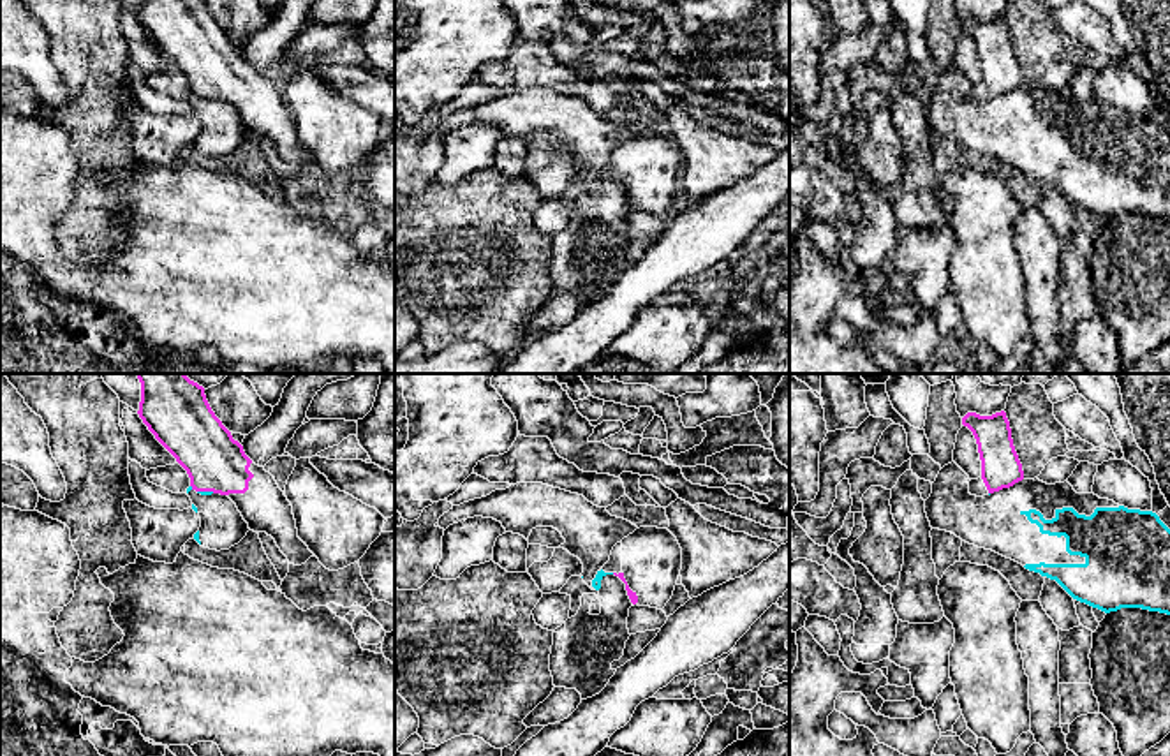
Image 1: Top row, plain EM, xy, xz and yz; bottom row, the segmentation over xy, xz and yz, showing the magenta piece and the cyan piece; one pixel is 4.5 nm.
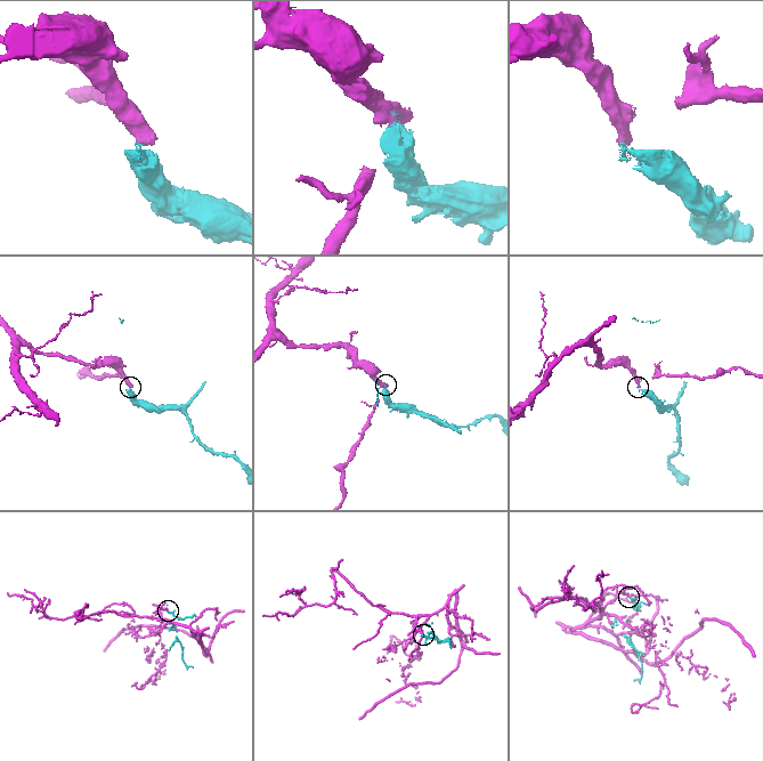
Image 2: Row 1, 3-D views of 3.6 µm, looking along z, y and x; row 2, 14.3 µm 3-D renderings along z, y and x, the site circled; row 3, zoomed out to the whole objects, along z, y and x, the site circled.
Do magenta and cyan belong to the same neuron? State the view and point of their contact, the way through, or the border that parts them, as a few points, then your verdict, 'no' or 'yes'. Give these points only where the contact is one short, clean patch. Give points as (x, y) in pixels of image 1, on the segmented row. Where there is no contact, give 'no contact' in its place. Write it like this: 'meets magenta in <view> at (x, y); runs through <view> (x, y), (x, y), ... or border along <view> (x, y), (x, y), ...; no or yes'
meets magenta in xy at (207, 490); border along xy (198, 490), (214, 492); no

